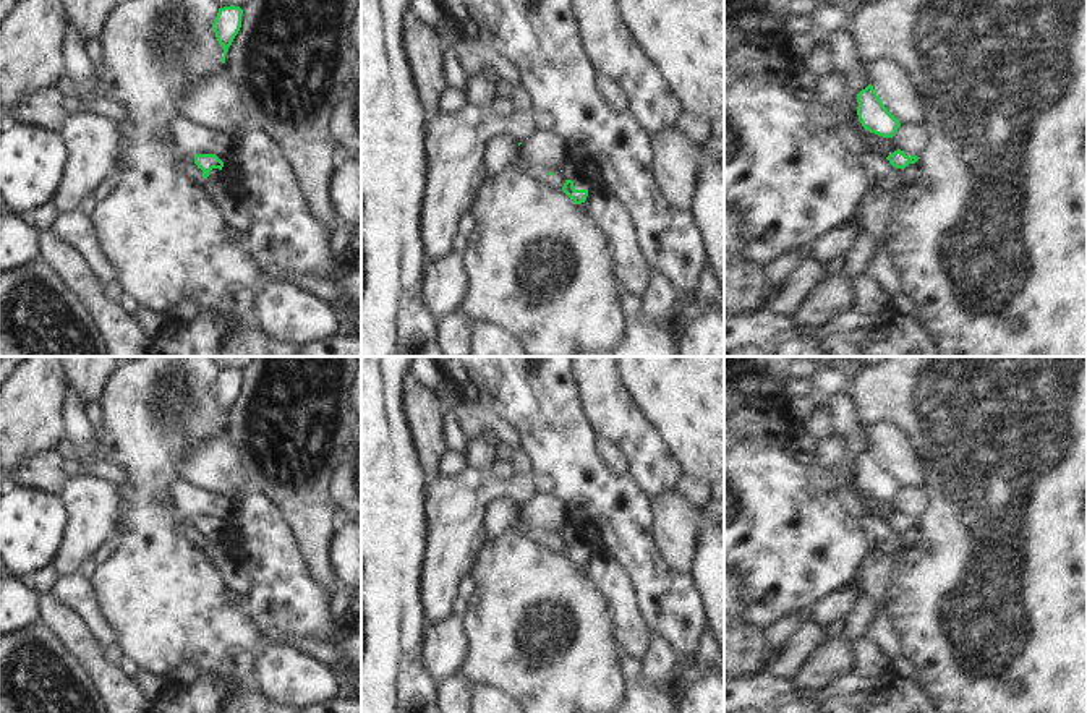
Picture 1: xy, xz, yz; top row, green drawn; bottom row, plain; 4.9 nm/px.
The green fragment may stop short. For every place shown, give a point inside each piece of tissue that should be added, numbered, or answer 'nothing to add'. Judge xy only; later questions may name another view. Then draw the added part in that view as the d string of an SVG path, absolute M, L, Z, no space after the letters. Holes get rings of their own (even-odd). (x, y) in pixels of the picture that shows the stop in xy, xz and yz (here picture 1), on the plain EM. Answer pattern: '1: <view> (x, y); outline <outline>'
1: xy (188, 524); outline M183 519L185 528L202 543L202 533L194 527L194 519Z

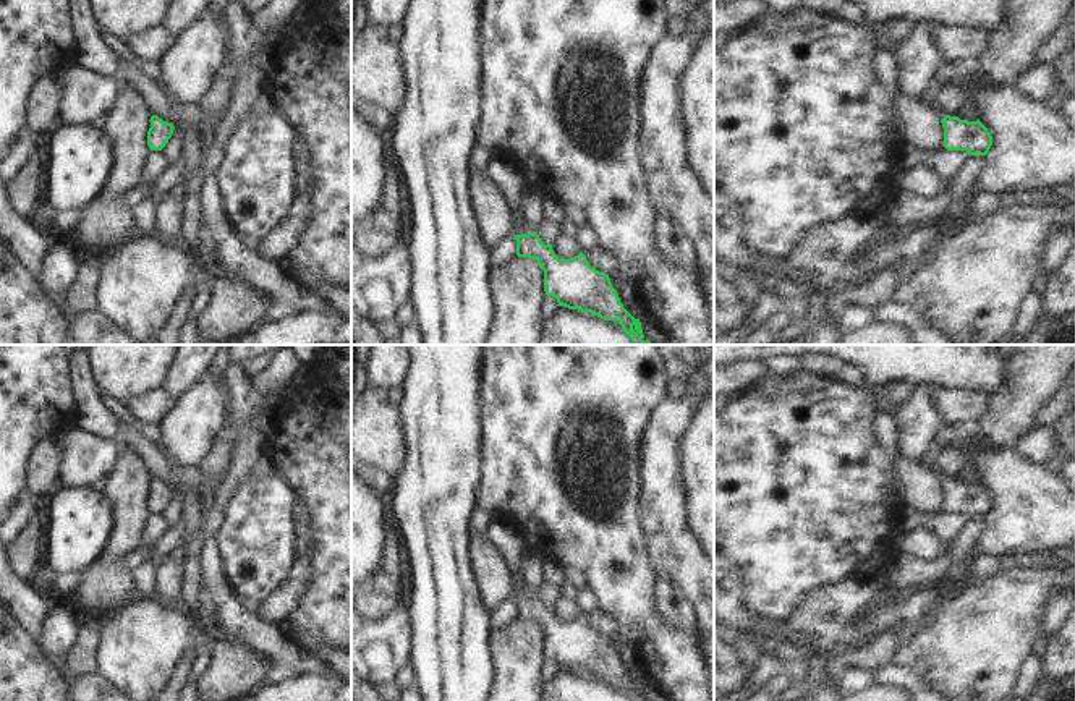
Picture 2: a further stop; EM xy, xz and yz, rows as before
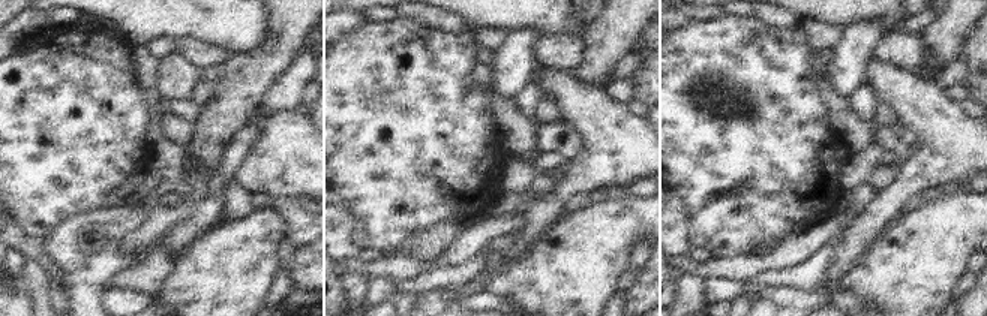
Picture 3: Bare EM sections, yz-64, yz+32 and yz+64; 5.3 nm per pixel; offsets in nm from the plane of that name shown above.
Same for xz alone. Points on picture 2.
nothing to add

